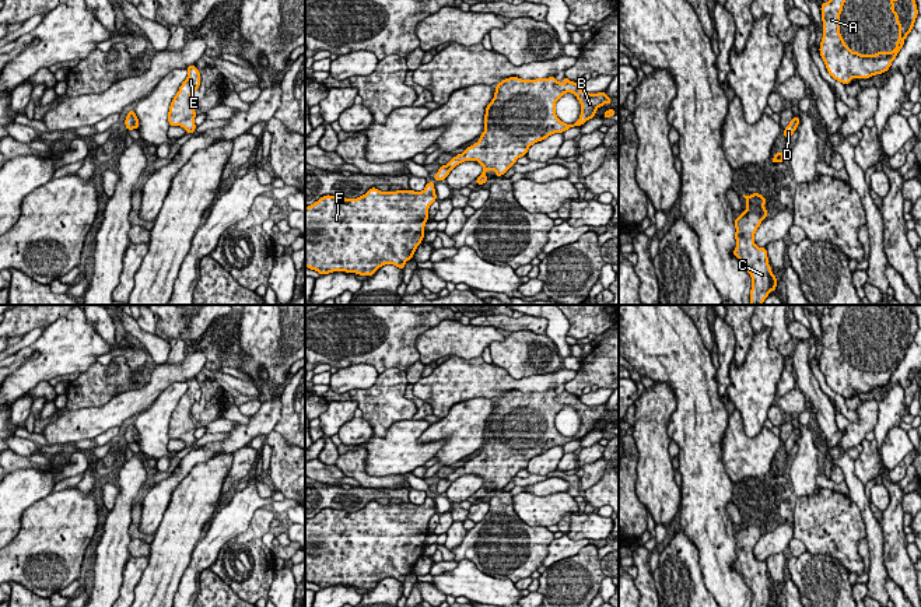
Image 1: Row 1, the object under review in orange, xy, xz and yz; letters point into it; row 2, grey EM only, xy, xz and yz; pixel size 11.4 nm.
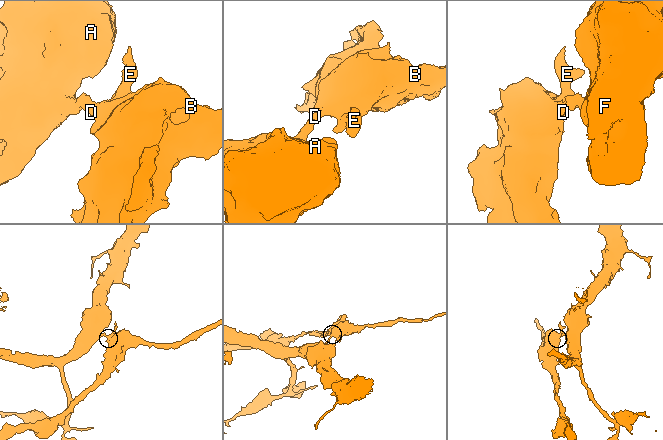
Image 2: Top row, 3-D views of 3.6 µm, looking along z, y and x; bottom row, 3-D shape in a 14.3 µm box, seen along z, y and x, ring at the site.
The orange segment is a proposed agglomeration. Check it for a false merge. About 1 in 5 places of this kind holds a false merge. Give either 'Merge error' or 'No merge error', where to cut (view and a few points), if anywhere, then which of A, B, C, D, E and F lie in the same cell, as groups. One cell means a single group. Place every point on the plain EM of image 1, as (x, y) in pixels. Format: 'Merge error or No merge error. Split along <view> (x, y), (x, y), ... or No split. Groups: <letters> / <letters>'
Merge error. Split along xz (445, 479), (450, 483). Groups: A F / B C D E

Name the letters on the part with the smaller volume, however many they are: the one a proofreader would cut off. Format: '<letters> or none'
B, C, D, E

